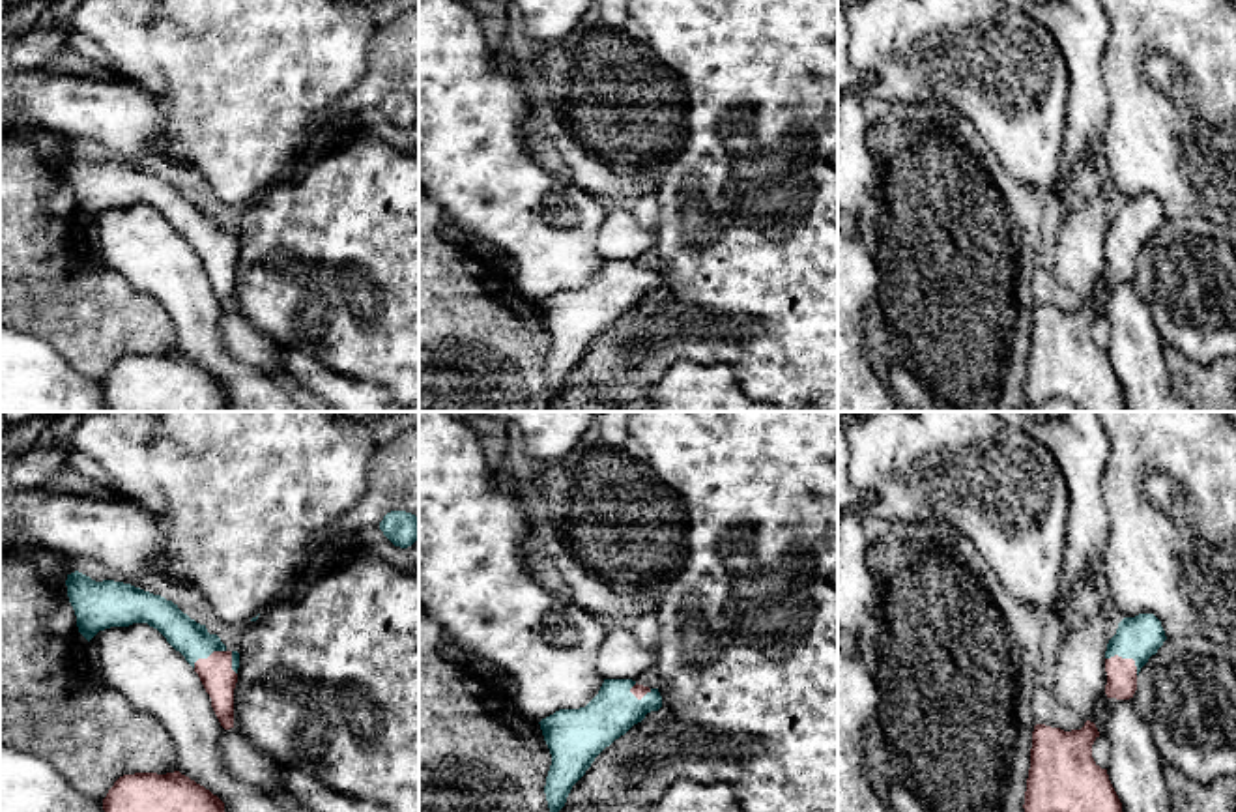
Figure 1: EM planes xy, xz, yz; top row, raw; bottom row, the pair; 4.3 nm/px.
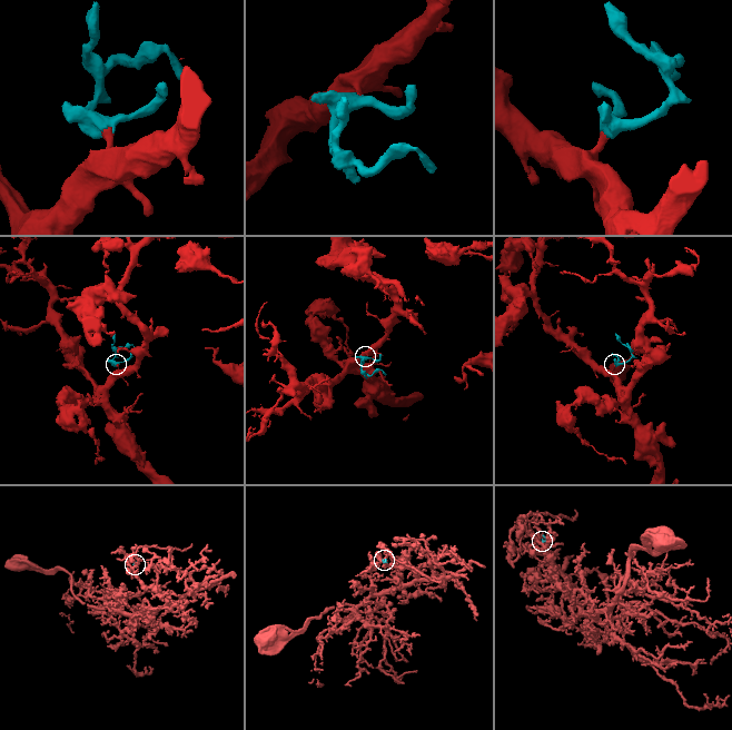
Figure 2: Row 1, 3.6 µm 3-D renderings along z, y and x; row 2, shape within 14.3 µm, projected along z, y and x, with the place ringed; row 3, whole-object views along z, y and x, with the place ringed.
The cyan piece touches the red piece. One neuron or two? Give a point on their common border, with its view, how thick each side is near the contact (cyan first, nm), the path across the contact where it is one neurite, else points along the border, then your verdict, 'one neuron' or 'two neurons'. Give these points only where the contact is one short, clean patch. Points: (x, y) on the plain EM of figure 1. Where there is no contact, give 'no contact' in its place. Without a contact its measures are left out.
meets cyan in yz at (1126, 238); 180 nm thick on the cyan side, 130 nm on the other; runs through yz (1139, 217), (1126, 238), (1121, 253); one neuron

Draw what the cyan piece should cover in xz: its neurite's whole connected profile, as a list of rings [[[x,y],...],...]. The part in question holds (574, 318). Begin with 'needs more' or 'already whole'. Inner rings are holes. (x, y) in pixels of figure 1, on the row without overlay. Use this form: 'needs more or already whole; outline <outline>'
needs more; outline [[[604,260],[585,288],[559,290],[542,299],[539,305],[552,335],[544,367],[550,395],[565,387],[572,367],[606,327],[660,288],[658,269],[632,260]]]

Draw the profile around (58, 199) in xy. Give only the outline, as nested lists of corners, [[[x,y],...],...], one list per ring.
[[[65,163],[60,167],[49,165],[47,170],[49,185],[41,198],[41,204],[54,217],[79,215],[77,196],[67,178]]]

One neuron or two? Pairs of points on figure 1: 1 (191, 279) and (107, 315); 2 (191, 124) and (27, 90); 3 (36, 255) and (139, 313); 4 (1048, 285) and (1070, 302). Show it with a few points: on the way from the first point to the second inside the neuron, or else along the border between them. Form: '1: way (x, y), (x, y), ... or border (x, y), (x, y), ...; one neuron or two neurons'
1: border (114, 270), (163, 307), (174, 333); two neurons
2: border (135, 86), (167, 107), (152, 139), (158, 159); two neurons
3: way (62, 281), (94, 313), (113, 313); one neuron
4: way (1053, 290), (1064, 300); one neuron

